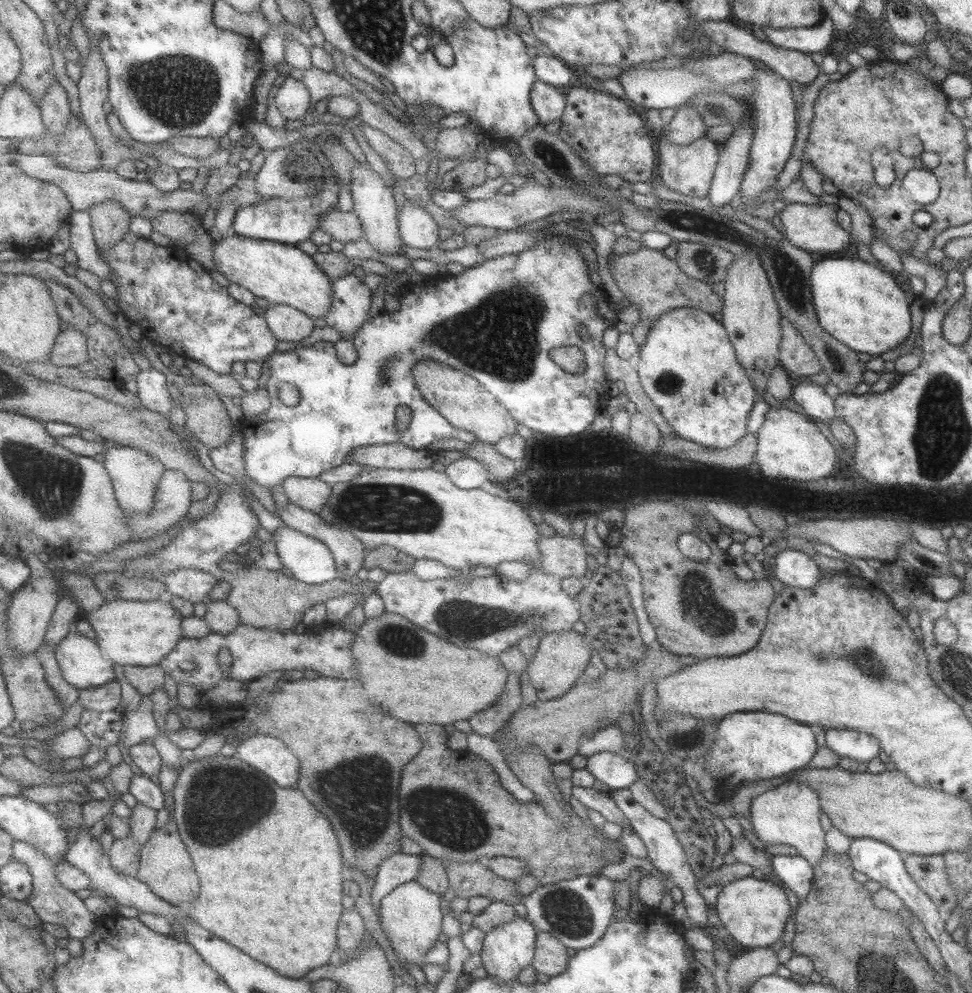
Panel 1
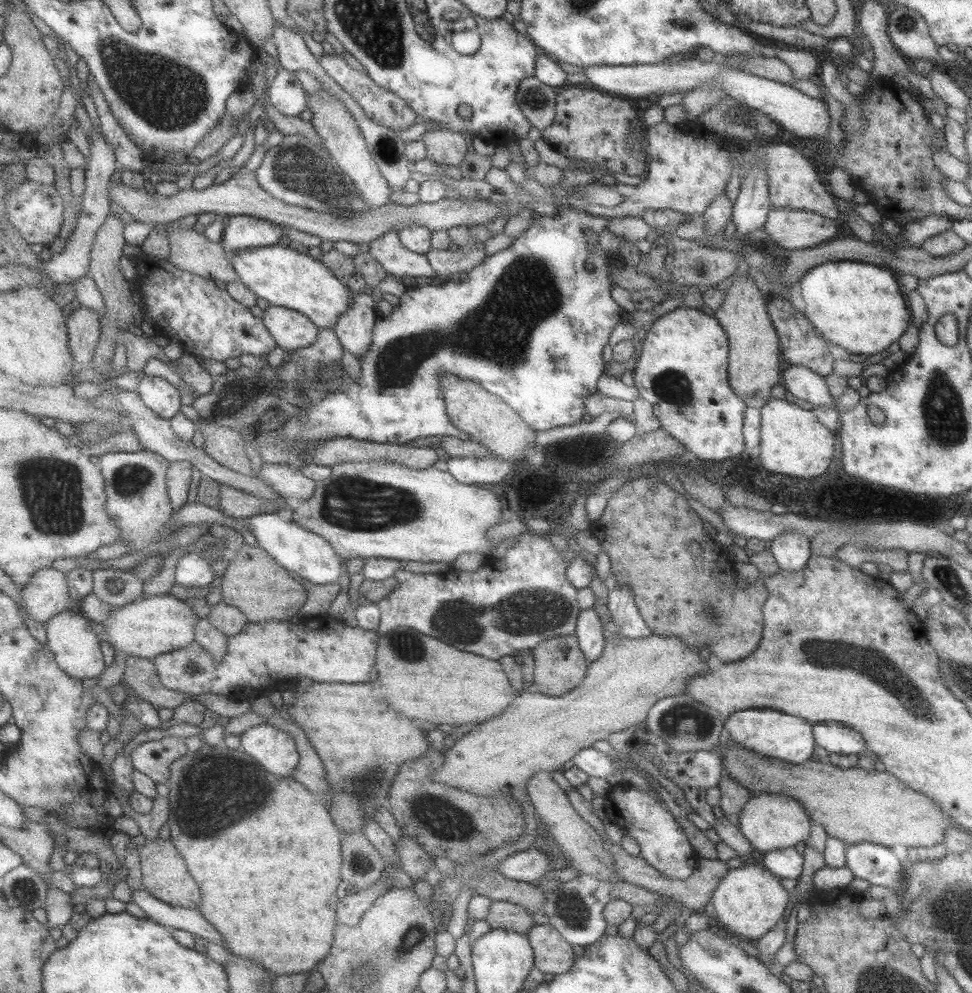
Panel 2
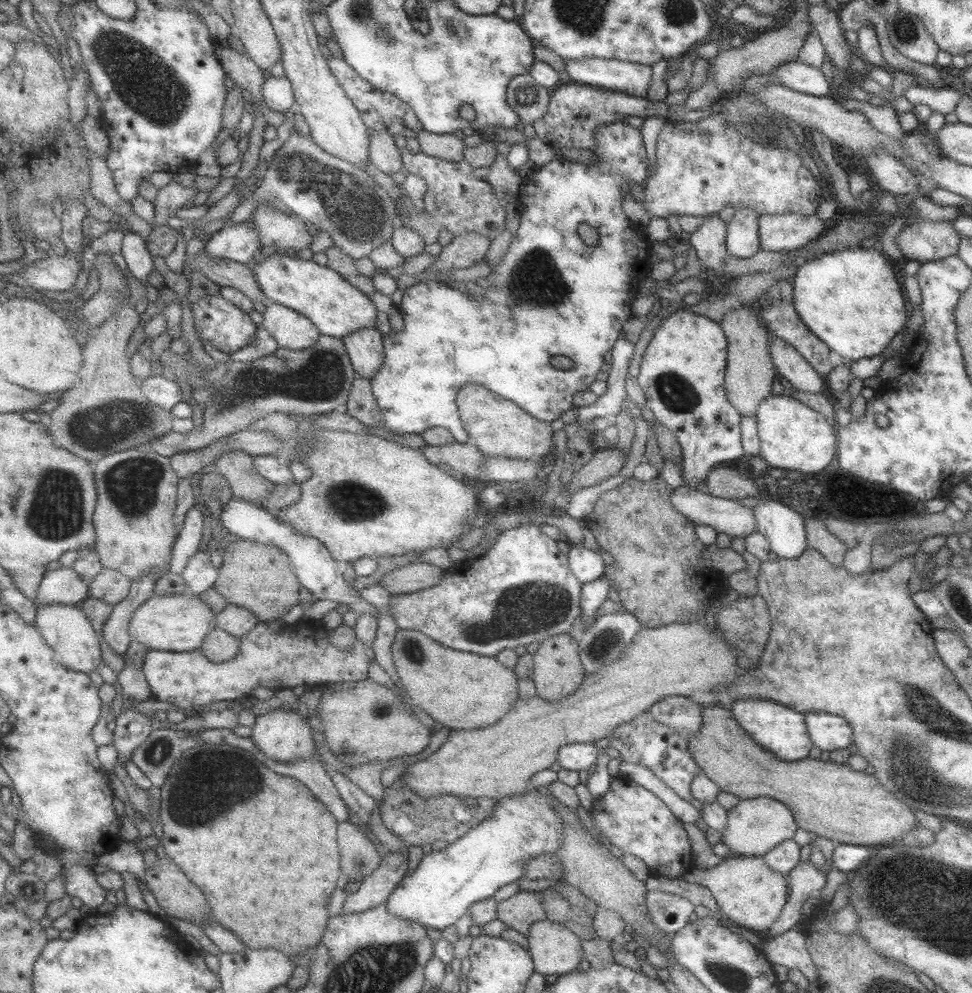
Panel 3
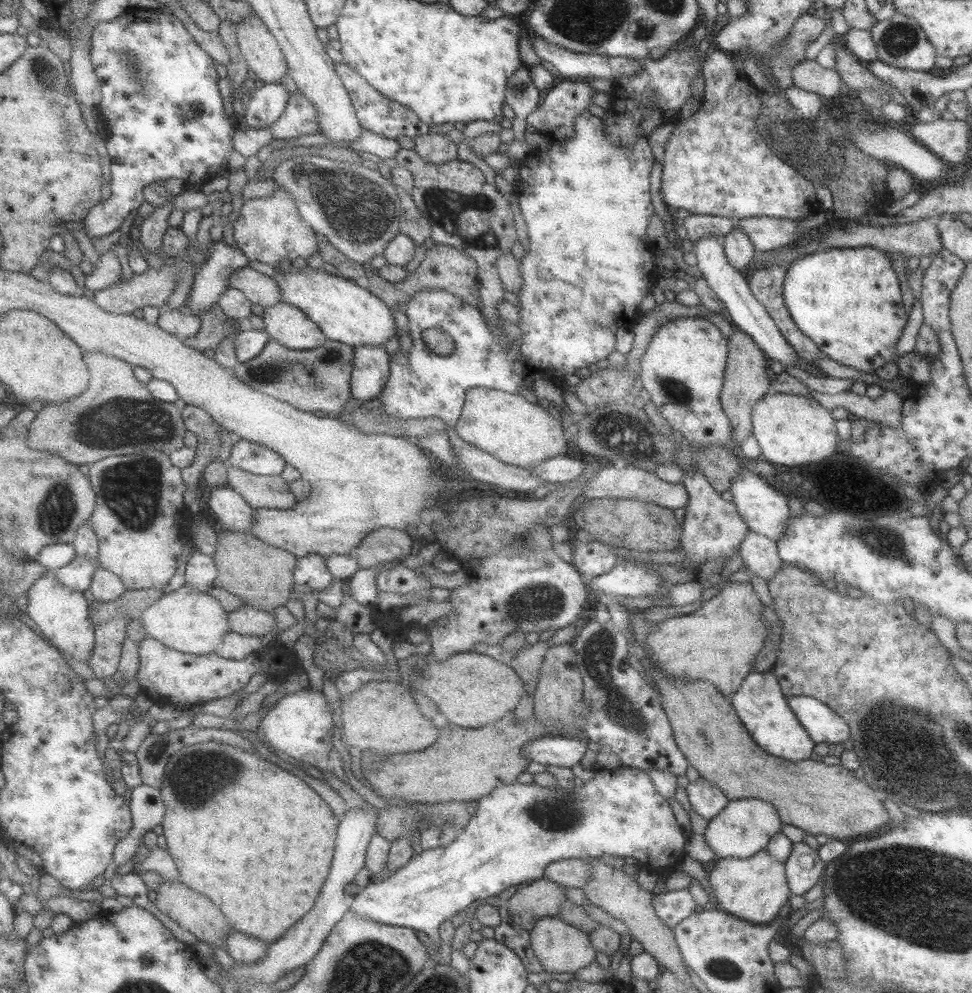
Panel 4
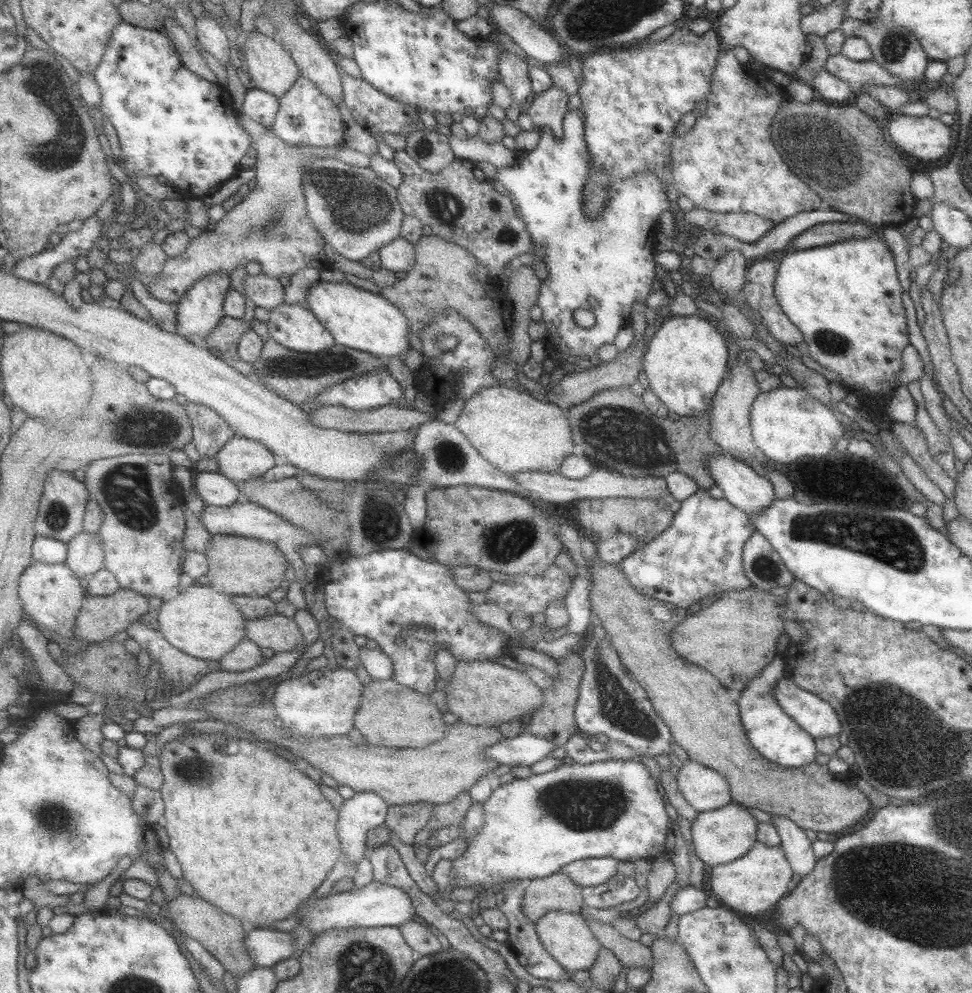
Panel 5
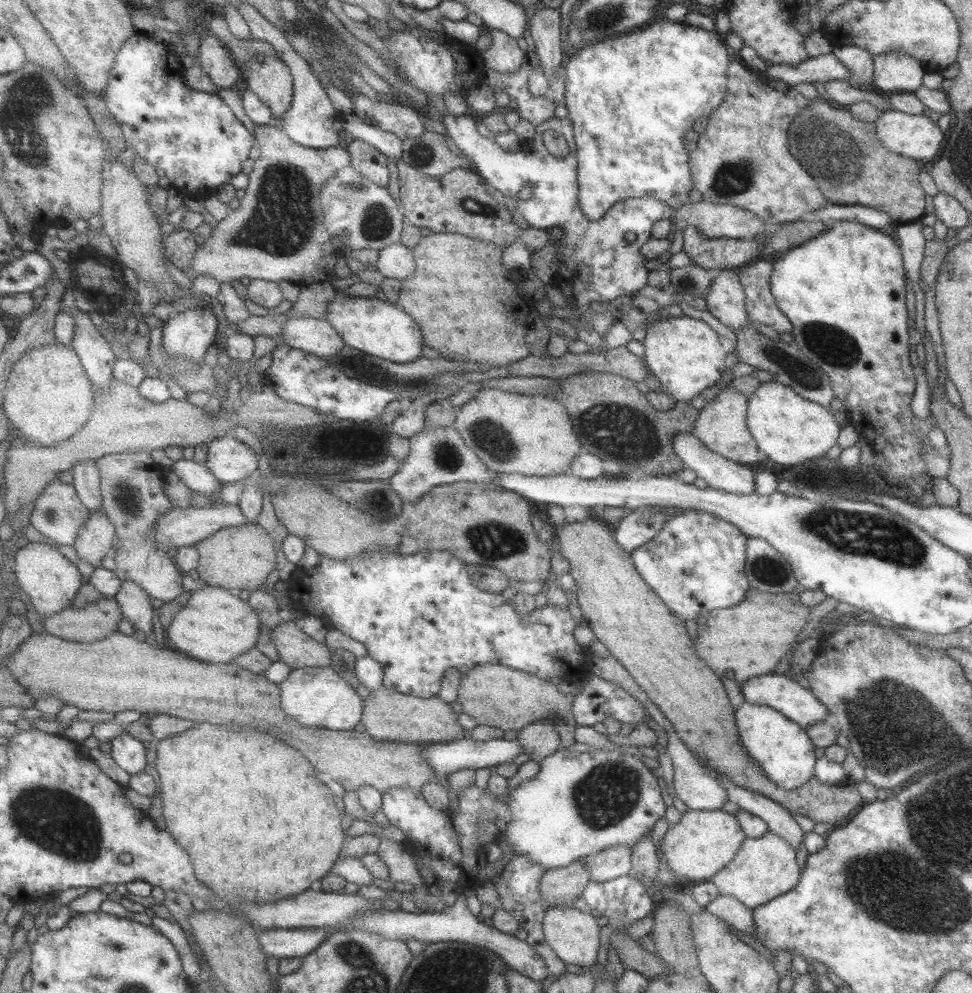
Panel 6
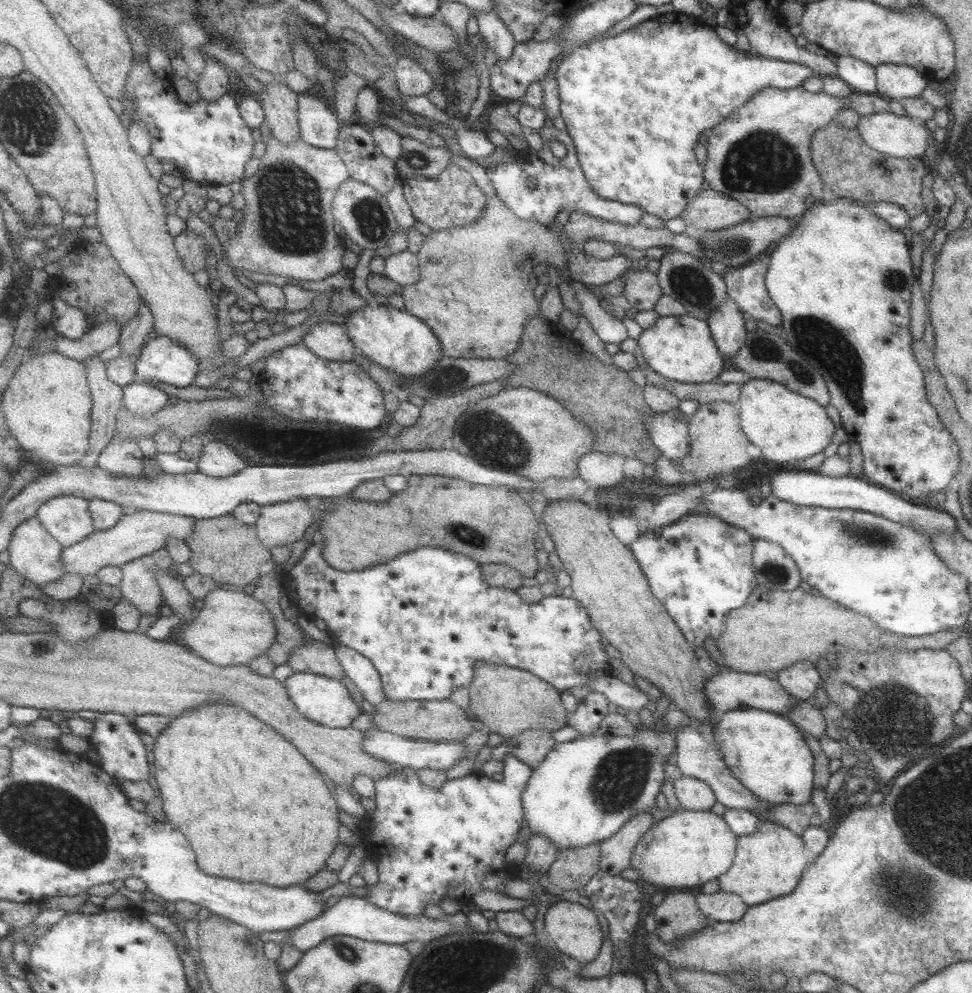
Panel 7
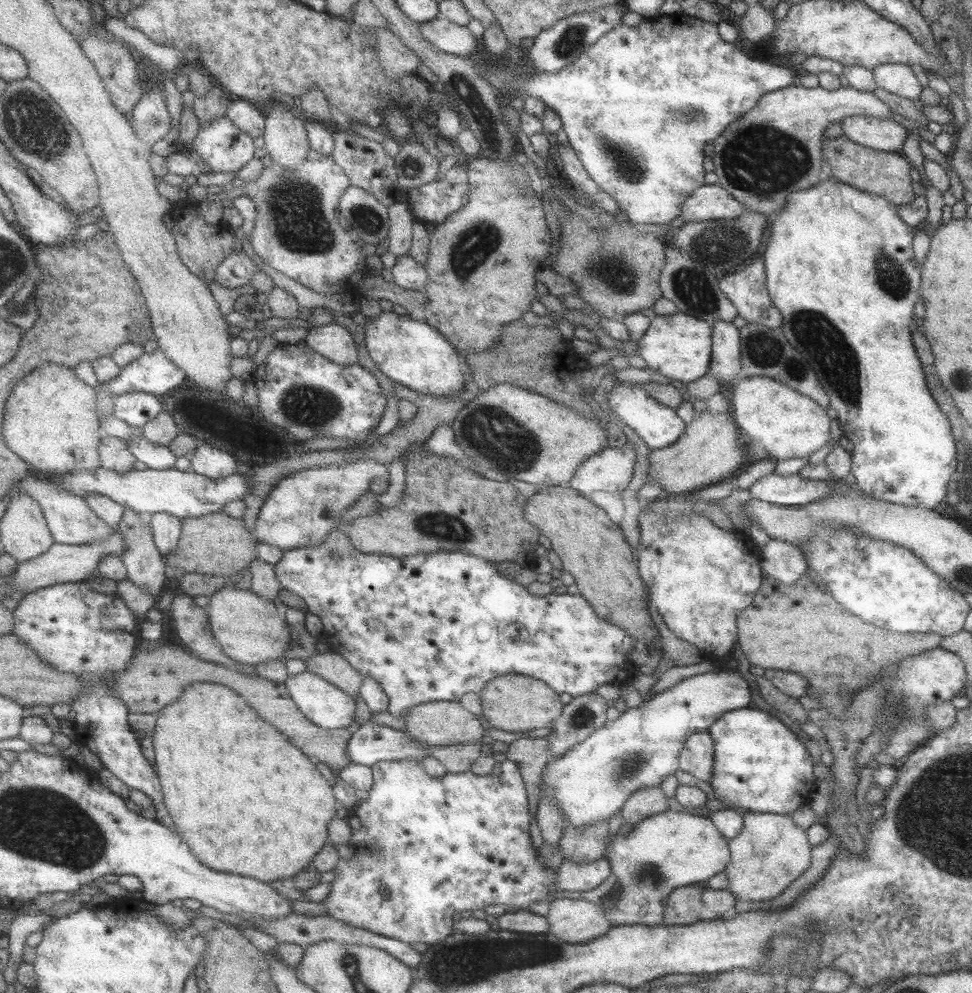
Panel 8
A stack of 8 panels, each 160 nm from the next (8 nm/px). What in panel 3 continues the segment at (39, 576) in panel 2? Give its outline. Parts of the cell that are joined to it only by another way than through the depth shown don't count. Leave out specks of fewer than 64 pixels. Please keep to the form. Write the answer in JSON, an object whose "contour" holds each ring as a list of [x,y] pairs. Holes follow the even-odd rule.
{"contour":[[[72,567],[49,571],[42,581],[37,606],[71,604],[80,606],[90,597],[90,584]]]}

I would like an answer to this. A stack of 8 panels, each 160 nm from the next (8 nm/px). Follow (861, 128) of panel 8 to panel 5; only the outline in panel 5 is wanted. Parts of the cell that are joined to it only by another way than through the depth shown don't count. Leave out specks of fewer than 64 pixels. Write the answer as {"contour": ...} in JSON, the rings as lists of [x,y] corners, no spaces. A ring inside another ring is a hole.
{"contour":[[[888,113],[887,134],[903,152],[917,160],[937,160],[949,148],[949,125],[938,119]]]}

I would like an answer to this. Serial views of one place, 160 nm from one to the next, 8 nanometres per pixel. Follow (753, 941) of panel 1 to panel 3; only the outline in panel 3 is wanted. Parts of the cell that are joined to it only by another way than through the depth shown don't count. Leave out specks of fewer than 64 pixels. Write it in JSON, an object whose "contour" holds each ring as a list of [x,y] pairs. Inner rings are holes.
{"contour":[[[730,855],[707,869],[692,866],[687,872],[681,873],[679,878],[707,887],[720,912],[725,914],[728,920],[757,934],[768,930],[786,903],[786,875],[771,870],[763,857]]]}

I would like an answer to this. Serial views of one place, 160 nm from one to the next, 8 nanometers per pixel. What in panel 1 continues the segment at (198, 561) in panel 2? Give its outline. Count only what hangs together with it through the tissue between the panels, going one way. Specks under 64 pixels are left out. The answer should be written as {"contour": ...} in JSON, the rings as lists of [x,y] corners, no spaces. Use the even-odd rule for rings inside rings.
{"contour":[[[199,569],[175,570],[173,573],[158,575],[163,583],[169,587],[169,596],[179,596],[191,600],[193,604],[206,603],[207,594],[213,592],[213,586],[219,583],[214,574]]]}

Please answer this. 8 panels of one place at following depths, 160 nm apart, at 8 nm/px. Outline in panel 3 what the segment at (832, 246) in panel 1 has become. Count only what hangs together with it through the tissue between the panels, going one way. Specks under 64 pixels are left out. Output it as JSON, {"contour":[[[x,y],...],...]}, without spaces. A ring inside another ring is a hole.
{"contour":[[[761,214],[757,220],[758,241],[763,250],[795,250],[823,233],[823,221],[815,214]]]}

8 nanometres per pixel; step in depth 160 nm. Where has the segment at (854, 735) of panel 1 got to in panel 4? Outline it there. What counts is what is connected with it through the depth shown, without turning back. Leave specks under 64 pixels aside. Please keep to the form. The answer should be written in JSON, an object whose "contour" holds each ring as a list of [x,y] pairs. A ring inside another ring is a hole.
{"contour":[[[803,695],[787,697],[786,703],[815,744],[841,743],[848,738],[846,722],[825,703]]]}

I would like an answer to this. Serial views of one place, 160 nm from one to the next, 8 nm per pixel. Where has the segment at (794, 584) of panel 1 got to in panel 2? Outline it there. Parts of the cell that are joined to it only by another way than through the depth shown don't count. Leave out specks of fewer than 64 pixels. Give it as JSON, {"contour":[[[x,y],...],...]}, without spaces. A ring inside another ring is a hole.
{"contour":[[[783,532],[783,534],[777,534],[773,540],[767,542],[767,548],[779,569],[797,572],[811,558],[809,543],[811,541],[803,538],[801,534]]]}

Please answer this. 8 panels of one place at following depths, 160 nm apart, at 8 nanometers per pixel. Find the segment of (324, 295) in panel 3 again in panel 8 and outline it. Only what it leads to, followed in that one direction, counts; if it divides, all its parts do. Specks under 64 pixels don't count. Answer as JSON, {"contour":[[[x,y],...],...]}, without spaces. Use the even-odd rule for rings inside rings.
{"contour":[[[381,311],[375,320],[367,320],[365,340],[369,352],[383,374],[413,391],[433,396],[458,398],[466,388],[464,373],[459,366],[456,347],[436,328],[417,322],[409,314]]]}

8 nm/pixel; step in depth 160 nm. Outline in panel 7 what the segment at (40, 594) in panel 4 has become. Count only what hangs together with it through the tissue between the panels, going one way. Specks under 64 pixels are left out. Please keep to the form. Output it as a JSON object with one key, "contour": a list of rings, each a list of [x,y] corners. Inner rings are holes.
{"contour":[[[37,516],[27,522],[21,522],[21,526],[17,526],[8,553],[10,554],[9,566],[22,574],[26,578],[25,580],[39,587],[60,580],[59,578],[63,574],[67,574],[65,573],[64,560],[61,559],[64,553],[62,545],[49,534]]]}

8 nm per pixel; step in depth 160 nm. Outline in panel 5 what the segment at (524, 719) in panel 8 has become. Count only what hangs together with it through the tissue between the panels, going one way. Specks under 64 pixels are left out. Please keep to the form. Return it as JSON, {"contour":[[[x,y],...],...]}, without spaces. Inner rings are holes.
{"contour":[[[460,661],[455,663],[453,674],[447,677],[445,682],[446,687],[443,692],[445,692],[444,698],[448,712],[457,716],[459,721],[471,726],[485,725],[500,728],[507,721],[516,720],[525,714],[533,715],[543,702],[542,690],[524,672],[505,668],[505,666],[492,661]]]}

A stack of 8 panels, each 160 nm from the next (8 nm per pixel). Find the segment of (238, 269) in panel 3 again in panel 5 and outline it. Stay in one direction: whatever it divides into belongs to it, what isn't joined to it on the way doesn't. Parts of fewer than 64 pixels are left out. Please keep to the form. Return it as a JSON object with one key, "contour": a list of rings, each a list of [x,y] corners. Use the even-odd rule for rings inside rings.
{"contour":[[[265,273],[248,275],[244,288],[256,306],[271,311],[286,302],[286,288],[277,278]]]}

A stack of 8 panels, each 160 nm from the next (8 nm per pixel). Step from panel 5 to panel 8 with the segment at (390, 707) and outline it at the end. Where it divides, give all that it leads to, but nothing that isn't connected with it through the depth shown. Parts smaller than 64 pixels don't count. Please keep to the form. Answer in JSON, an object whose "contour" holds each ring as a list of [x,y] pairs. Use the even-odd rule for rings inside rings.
{"contour":[[[433,701],[417,705],[408,710],[408,715],[403,718],[403,721],[407,732],[418,742],[427,745],[473,744],[479,741],[483,734],[483,726],[476,714],[465,710],[459,701]]]}

